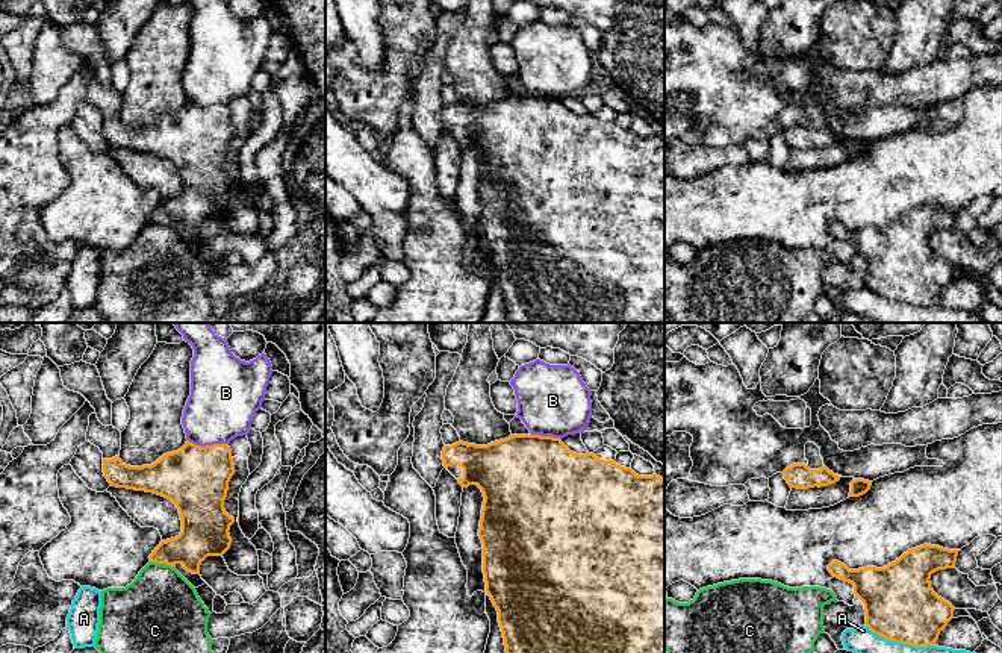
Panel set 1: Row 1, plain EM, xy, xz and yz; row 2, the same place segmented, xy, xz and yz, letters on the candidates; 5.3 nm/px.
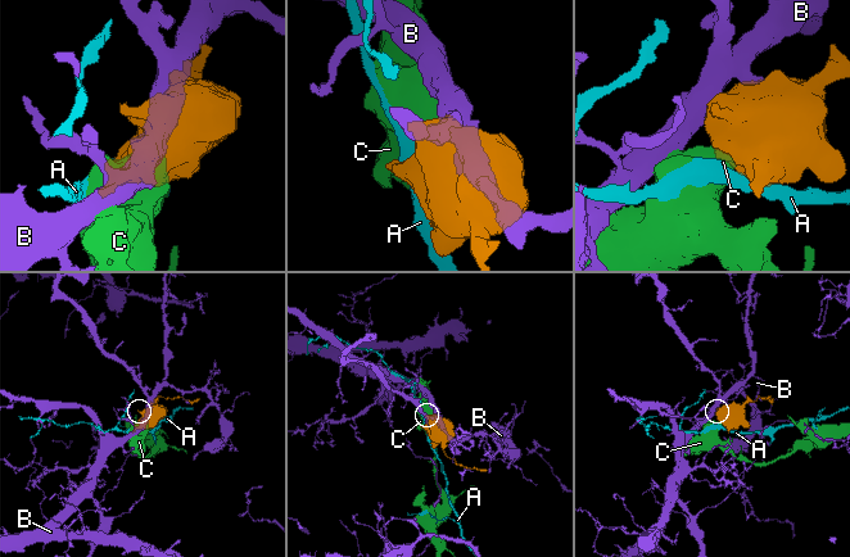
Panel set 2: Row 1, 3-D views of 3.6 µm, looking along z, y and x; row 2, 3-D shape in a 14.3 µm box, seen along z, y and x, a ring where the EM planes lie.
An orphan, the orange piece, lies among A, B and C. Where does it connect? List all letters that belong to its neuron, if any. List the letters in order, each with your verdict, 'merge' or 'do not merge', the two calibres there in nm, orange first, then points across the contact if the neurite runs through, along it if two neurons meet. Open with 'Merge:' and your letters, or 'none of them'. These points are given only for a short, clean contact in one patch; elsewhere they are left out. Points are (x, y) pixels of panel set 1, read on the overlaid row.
Merge: none of them
A: do not merge; calibres 380 and 140 nm
B: do not merge; calibres 360 and 360 nm
C: do not merge; calibres 220 and 420 nm; border xy (150, 561), (170, 564), (174, 568)

